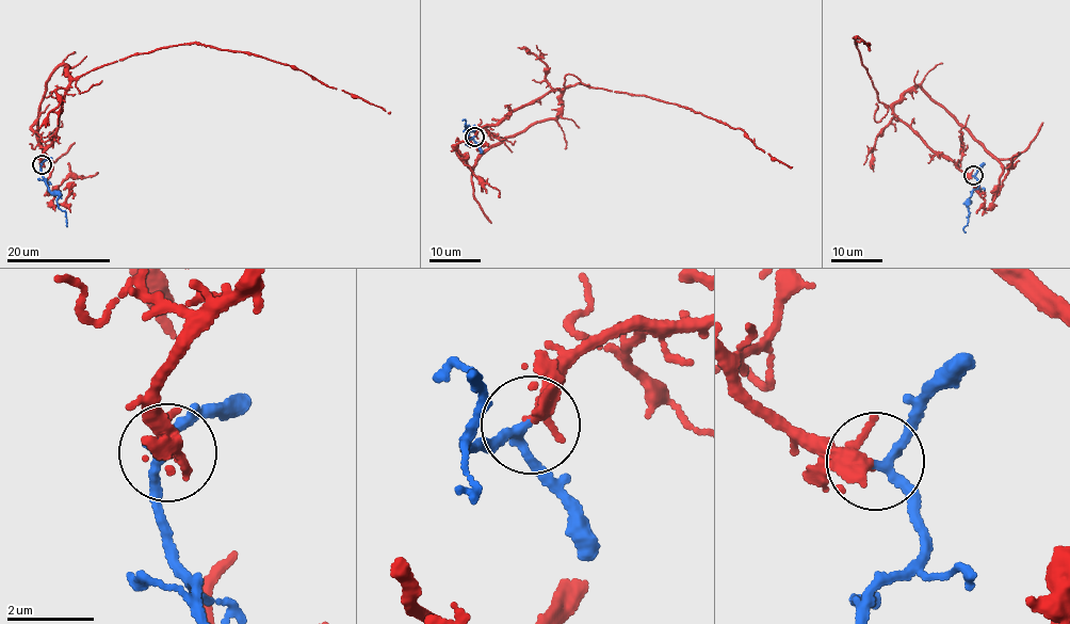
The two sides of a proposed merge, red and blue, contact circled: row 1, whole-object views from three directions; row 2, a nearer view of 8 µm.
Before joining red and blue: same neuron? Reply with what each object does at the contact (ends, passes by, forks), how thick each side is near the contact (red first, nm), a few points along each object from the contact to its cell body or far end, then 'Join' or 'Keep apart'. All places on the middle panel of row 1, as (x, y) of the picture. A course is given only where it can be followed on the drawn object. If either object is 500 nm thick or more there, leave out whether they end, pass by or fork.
At the ring red forks. At the ring blue passes by. Thickness 200 nm (red) against 200 nm. Course of red: (474, 137), (483, 126), (493, 125), (551, 91), (583, 83), (688, 107), (742, 129), (758, 147), (792, 168). Course of blue: (474, 137), (466, 139), (467, 127), (470, 129), (466, 127), (465, 120), (463, 121). Join

